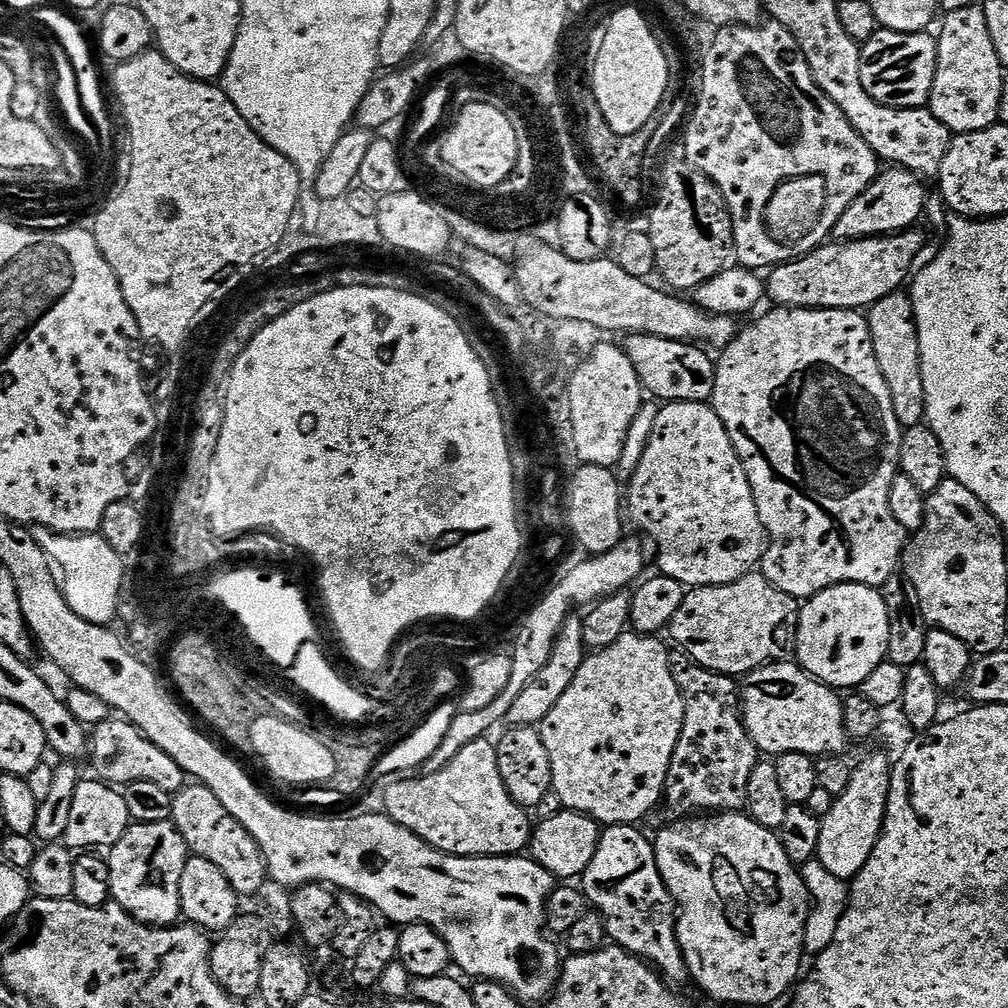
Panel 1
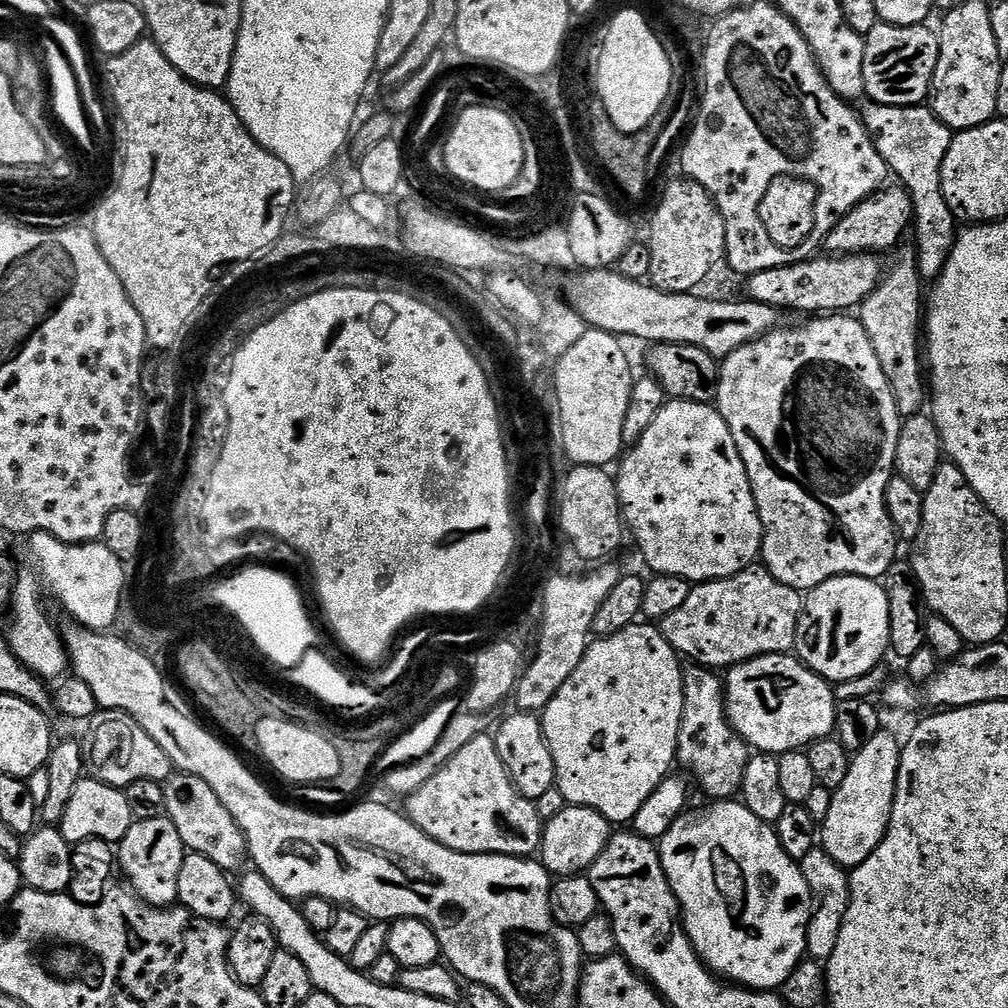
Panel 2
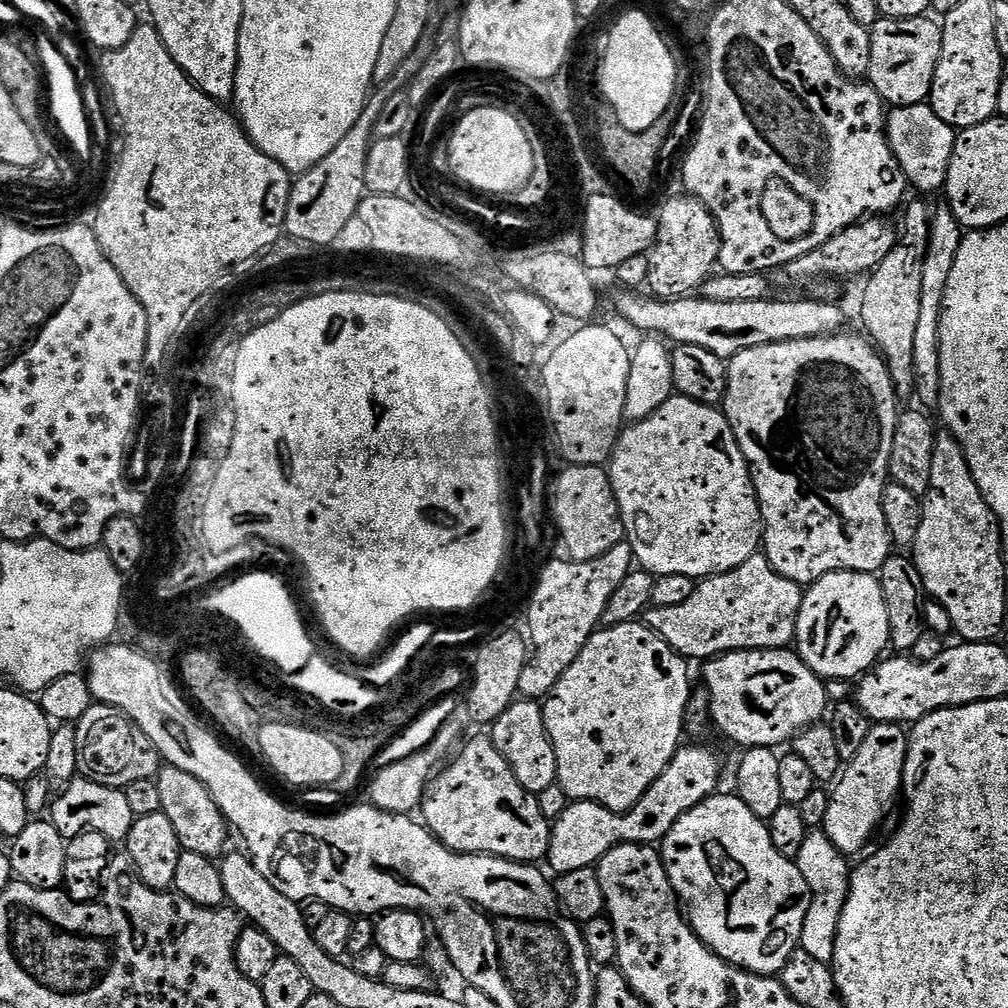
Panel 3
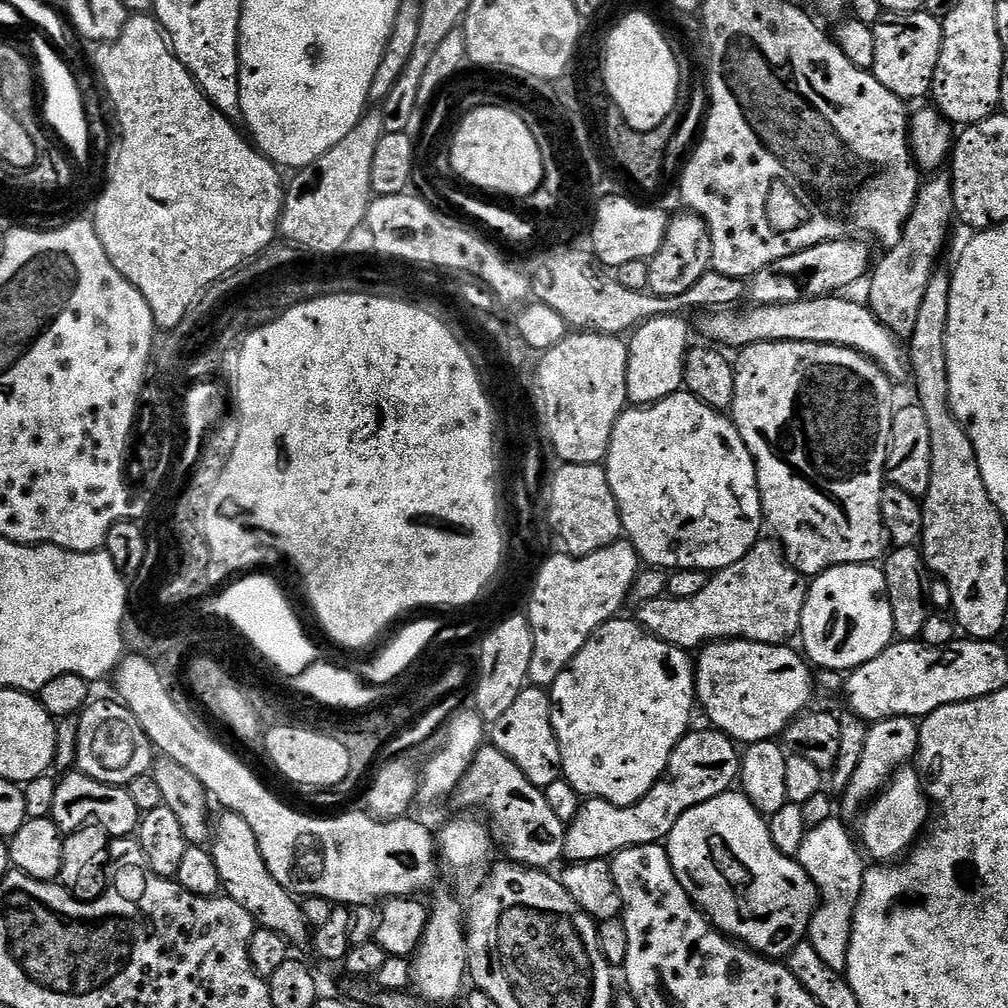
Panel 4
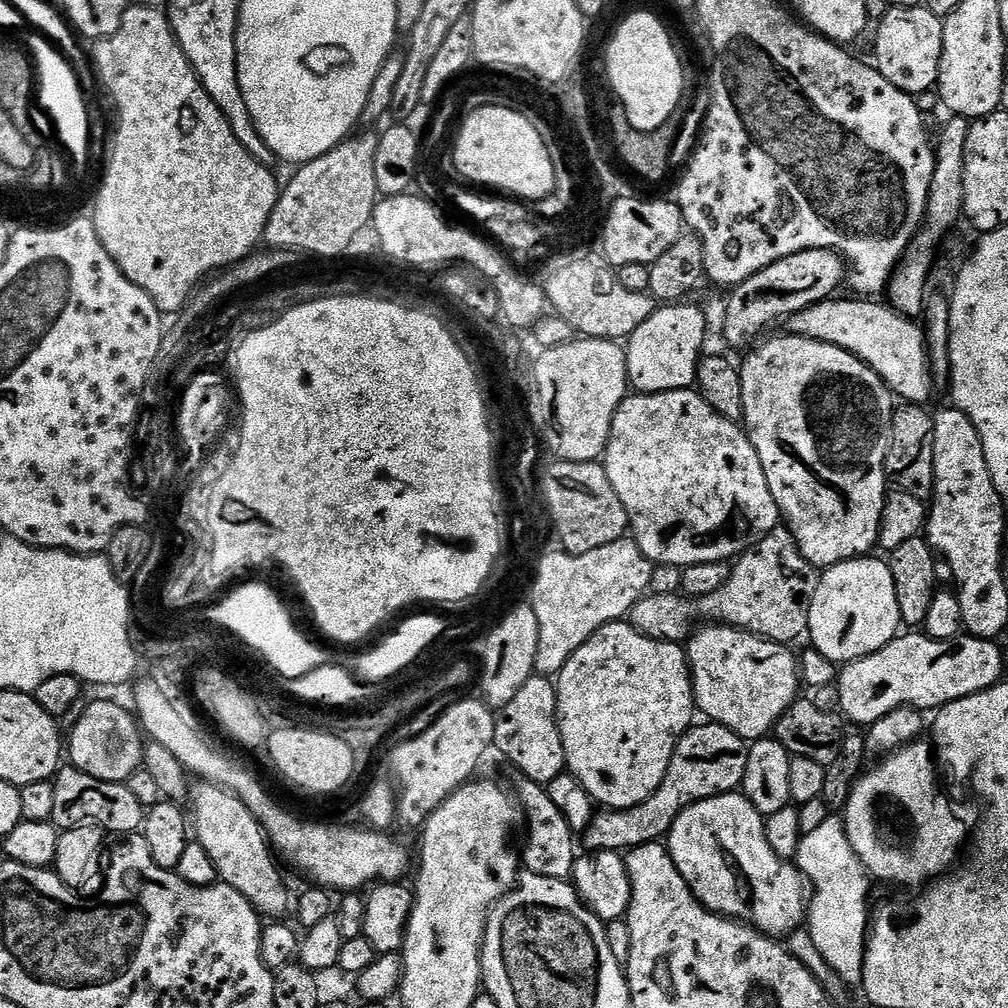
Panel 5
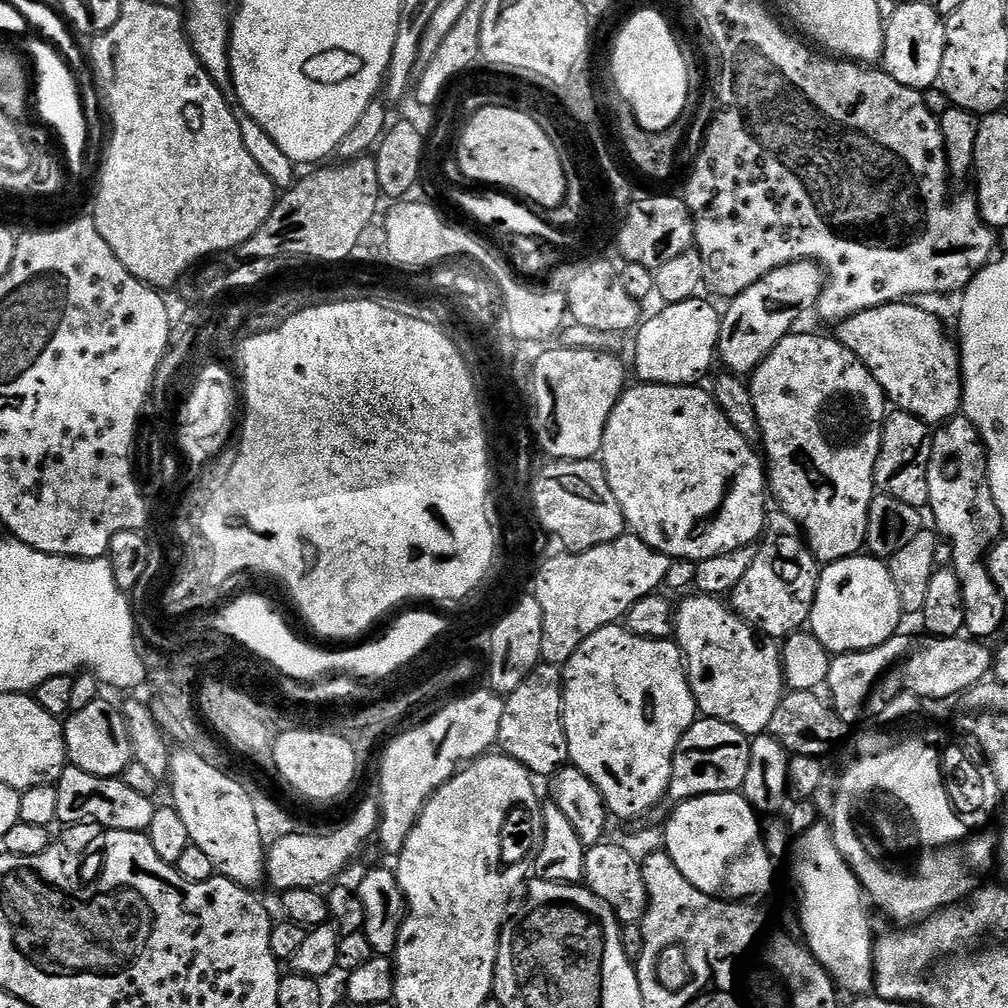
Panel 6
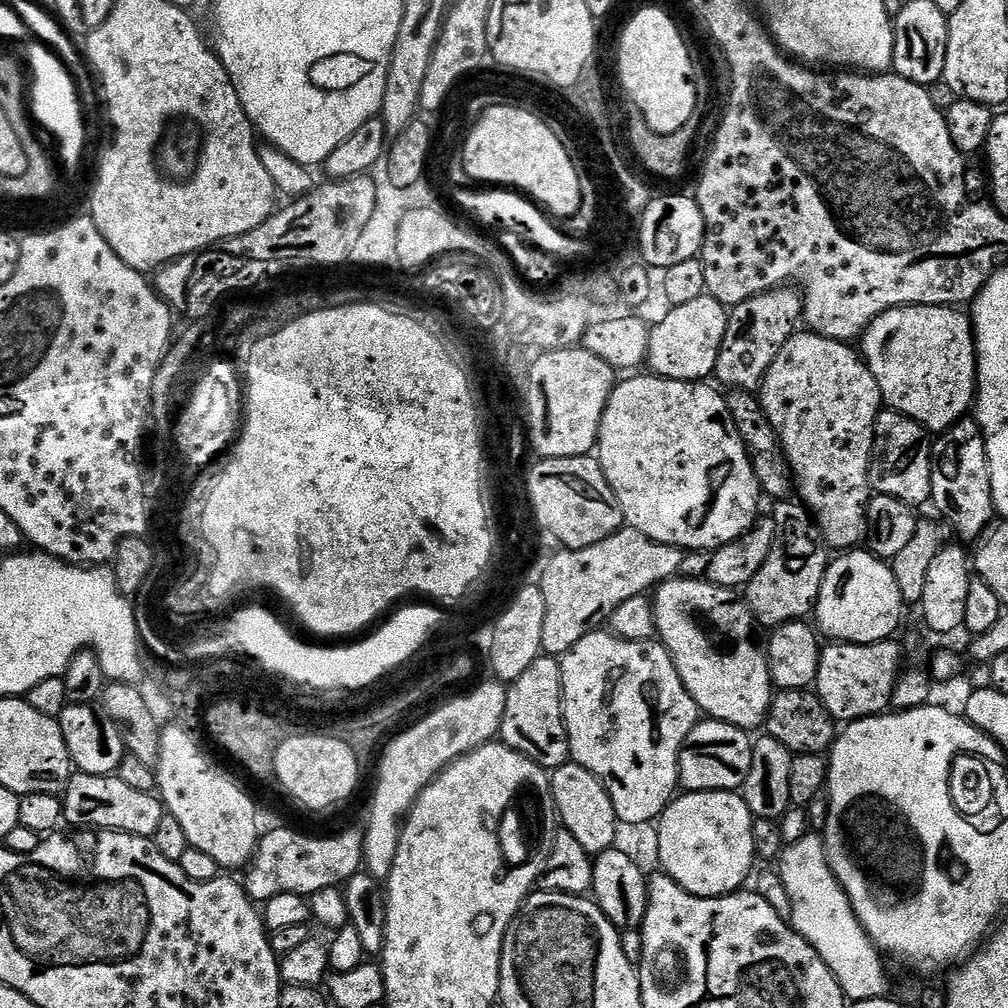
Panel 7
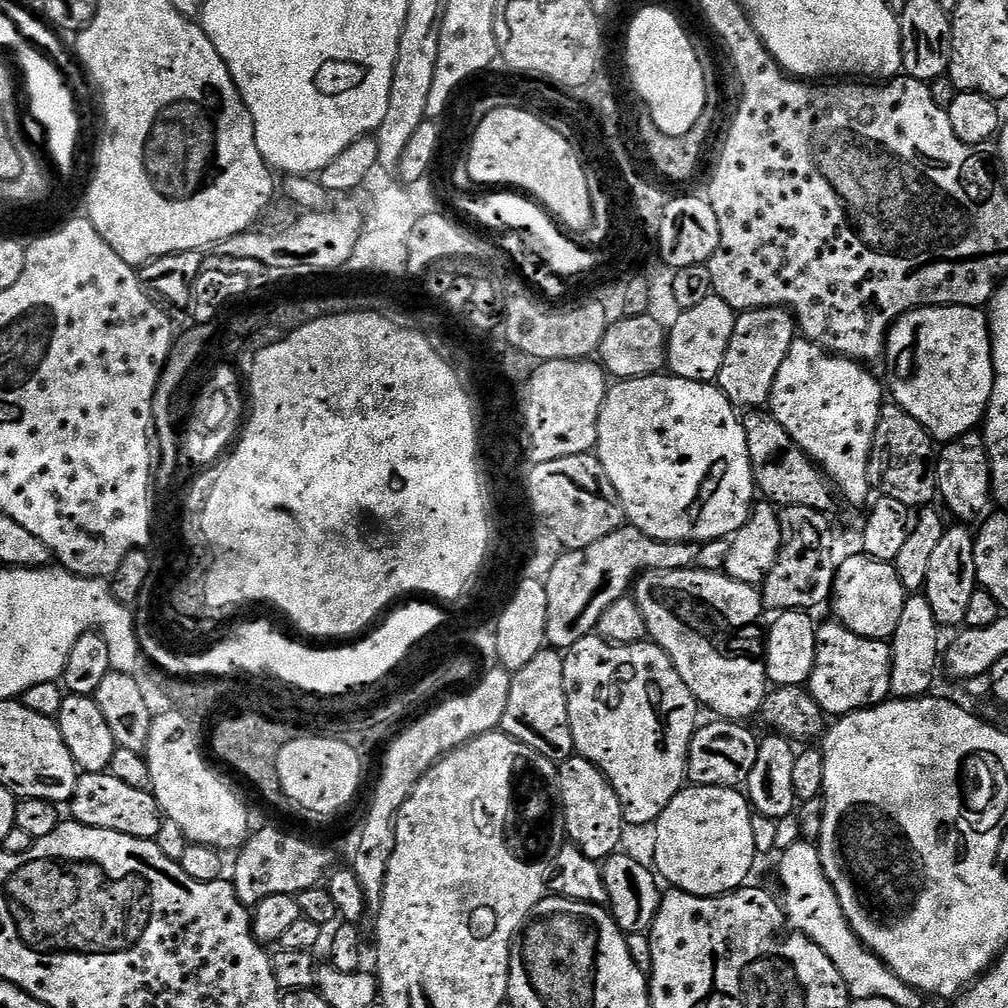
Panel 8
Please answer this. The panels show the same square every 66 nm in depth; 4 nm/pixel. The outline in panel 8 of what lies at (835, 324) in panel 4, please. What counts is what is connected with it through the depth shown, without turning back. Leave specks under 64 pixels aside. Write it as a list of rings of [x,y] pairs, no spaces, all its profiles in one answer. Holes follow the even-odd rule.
[[[942,304],[914,308],[910,312],[905,312],[888,329],[882,360],[883,363],[888,363],[886,388],[891,399],[899,408],[906,410],[910,418],[917,420],[932,435],[933,441],[956,440],[962,434],[975,432],[981,427],[984,415],[988,412],[990,394],[996,381],[990,316],[983,307]]]

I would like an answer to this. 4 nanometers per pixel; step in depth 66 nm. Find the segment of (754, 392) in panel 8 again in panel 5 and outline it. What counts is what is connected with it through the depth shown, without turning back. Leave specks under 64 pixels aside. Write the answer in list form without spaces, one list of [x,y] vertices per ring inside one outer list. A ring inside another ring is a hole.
[[[829,248],[795,252],[766,266],[766,270],[758,270],[758,274],[731,289],[729,296],[732,297],[724,308],[725,342],[732,348],[751,349],[765,335],[763,332],[774,327],[779,320],[780,323],[786,322],[803,308],[835,297],[843,280],[845,283],[846,261],[840,253]]]

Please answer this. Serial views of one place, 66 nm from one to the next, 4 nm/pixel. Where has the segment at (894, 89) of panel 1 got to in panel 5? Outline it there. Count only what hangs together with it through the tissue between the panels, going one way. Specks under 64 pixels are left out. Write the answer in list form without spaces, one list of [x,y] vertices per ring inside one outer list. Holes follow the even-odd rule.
[[[926,6],[914,8],[889,7],[886,18],[875,25],[876,28],[876,60],[875,68],[880,71],[886,82],[894,82],[898,90],[908,92],[920,98],[923,92],[932,92],[936,87],[936,79],[940,73],[942,58],[942,42],[944,41],[943,19],[934,14]]]

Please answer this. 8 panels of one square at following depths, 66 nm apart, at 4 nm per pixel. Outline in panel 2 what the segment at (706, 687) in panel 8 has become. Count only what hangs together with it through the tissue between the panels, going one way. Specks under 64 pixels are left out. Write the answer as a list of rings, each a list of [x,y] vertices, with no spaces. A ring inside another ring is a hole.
[[[779,652],[735,664],[726,672],[726,707],[734,730],[760,754],[779,754],[807,749],[815,740],[825,740],[836,731],[836,698],[833,685],[806,667],[803,660]]]

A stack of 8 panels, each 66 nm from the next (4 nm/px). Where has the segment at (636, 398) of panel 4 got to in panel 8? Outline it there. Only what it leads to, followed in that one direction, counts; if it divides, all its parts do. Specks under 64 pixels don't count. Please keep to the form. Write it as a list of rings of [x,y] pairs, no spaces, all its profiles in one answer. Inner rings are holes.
[[[714,294],[699,306],[683,309],[678,322],[666,332],[667,371],[678,378],[703,384],[713,383],[718,370],[722,370],[722,358],[726,358],[726,346],[730,346],[730,334],[734,334],[737,315],[730,305]]]

